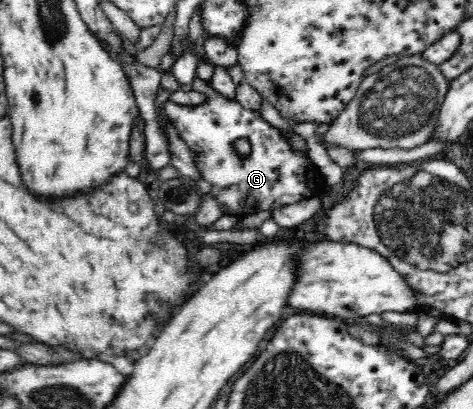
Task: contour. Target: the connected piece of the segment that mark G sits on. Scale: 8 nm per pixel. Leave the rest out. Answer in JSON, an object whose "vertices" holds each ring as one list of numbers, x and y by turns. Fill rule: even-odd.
{"vertices":[[196,77,192,85,196,92,205,94,203,104,175,106,169,100,162,112,175,124,189,147,201,178,211,184,210,196,223,204,221,216,241,219,256,212,272,212,288,204,319,198,330,189,323,174,311,162,306,146,292,147,295,132,290,134,267,123,258,110,246,109,241,102,223,97,209,82],[239,138,248,138,251,143,248,157,239,158,233,149,233,142]]}

